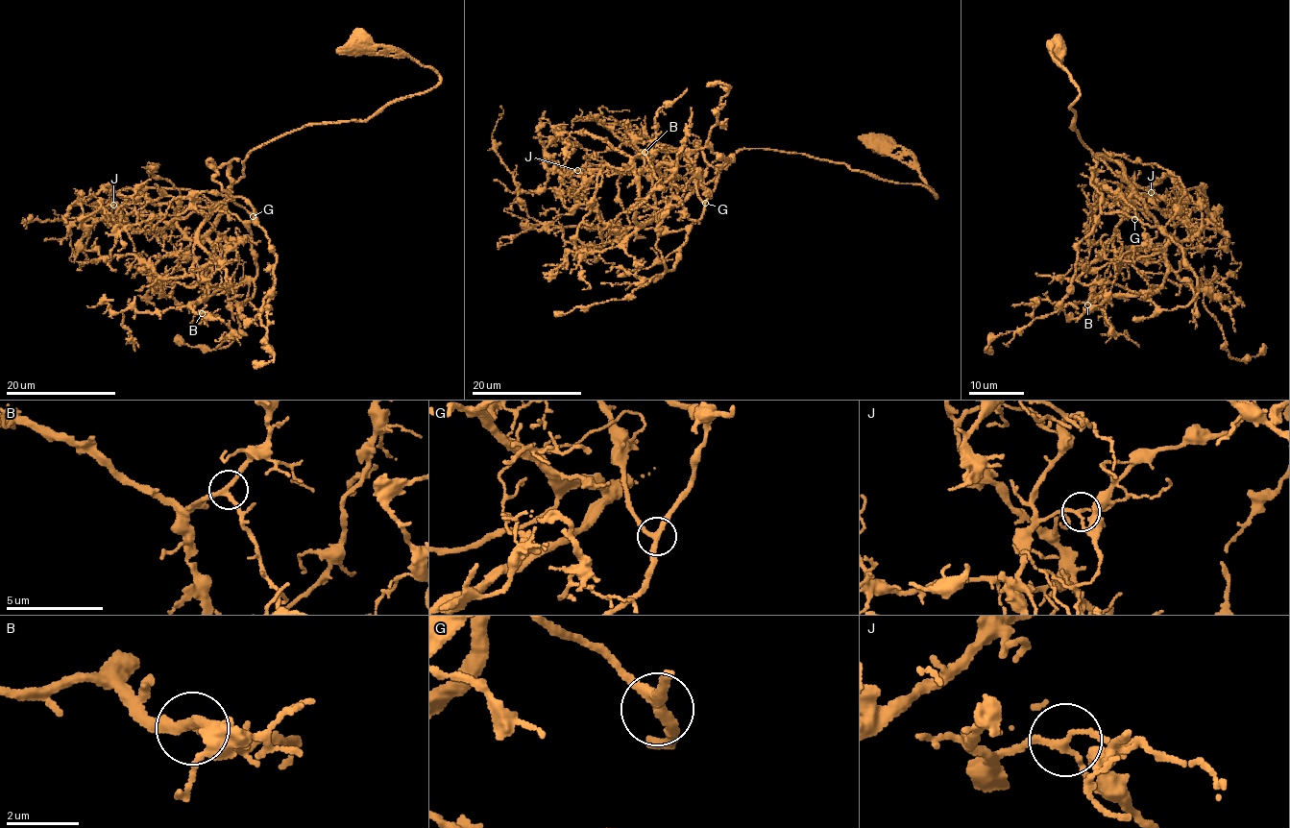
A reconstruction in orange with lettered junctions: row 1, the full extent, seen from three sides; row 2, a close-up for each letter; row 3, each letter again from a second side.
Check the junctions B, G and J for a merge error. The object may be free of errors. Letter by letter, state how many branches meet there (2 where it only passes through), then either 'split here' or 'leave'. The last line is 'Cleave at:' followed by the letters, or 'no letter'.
B: 3 | leave
G: 3 | leave
J: 3 | split here
Cleave at: J

